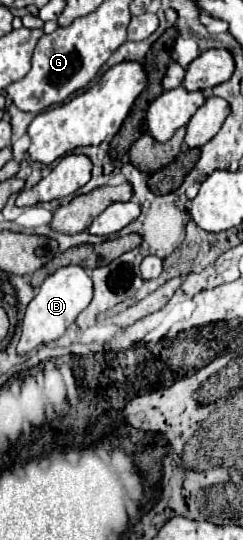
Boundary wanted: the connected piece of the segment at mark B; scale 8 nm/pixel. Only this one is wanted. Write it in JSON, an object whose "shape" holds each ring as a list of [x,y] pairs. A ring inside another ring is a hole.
{"shape":[[[63,266],[55,270],[39,288],[37,296],[29,302],[23,324],[21,324],[21,340],[17,344],[19,354],[27,354],[41,344],[53,342],[65,334],[65,330],[75,322],[79,312],[89,306],[93,298],[93,282],[81,266]]]}

